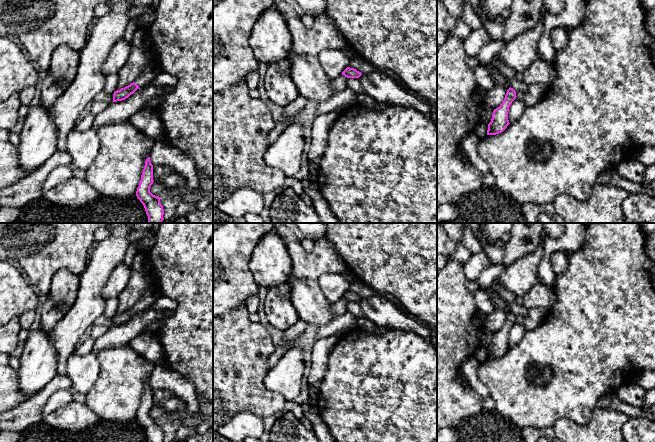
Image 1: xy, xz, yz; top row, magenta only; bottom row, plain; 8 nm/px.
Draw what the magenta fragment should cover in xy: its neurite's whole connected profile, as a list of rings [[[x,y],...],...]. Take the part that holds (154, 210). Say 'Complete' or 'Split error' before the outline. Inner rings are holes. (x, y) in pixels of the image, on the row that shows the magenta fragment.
Complete. [[[148,157],[145,161],[136,196],[145,208],[148,223],[161,223],[164,220],[164,209],[160,203],[160,197],[150,192],[153,182],[153,165],[151,164],[150,157]]]

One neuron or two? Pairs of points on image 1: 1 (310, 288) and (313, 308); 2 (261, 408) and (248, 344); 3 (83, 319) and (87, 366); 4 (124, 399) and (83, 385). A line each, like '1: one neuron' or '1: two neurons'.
1: one neuron
2: one neuron
3: two neurons
4: two neurons

